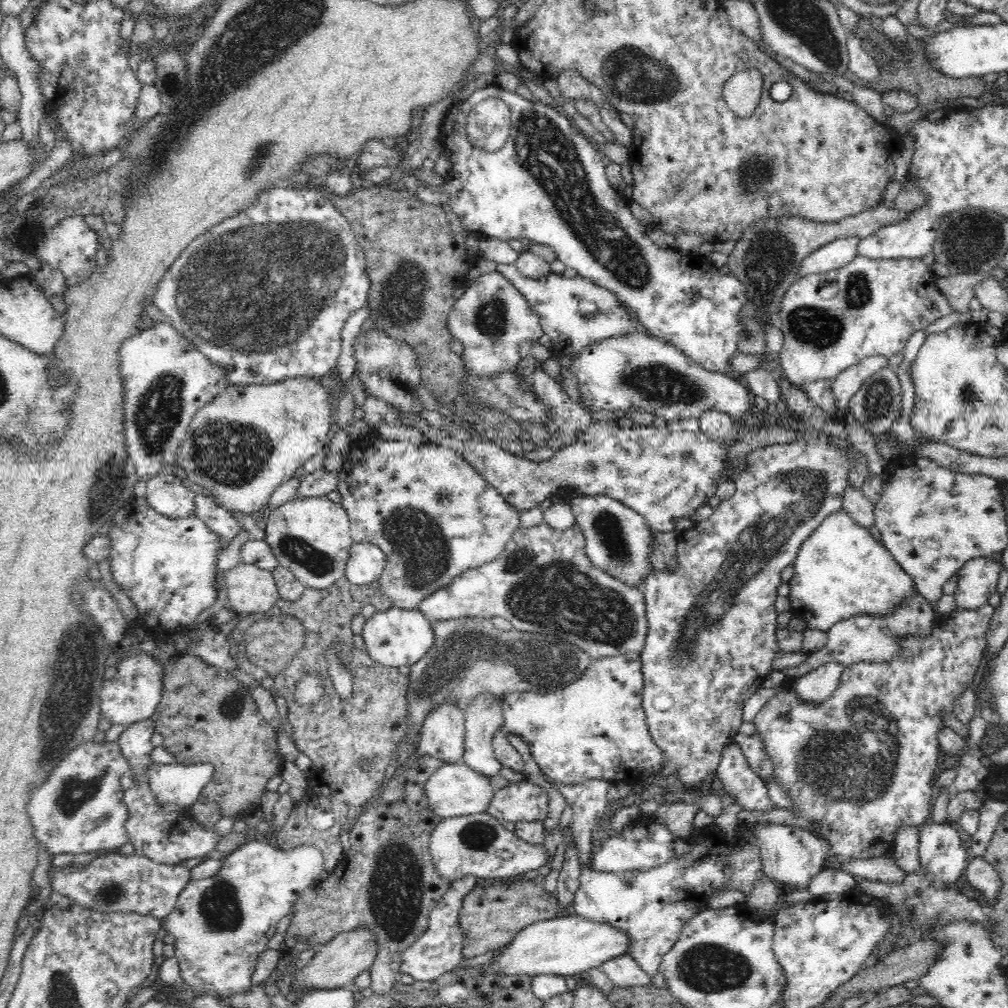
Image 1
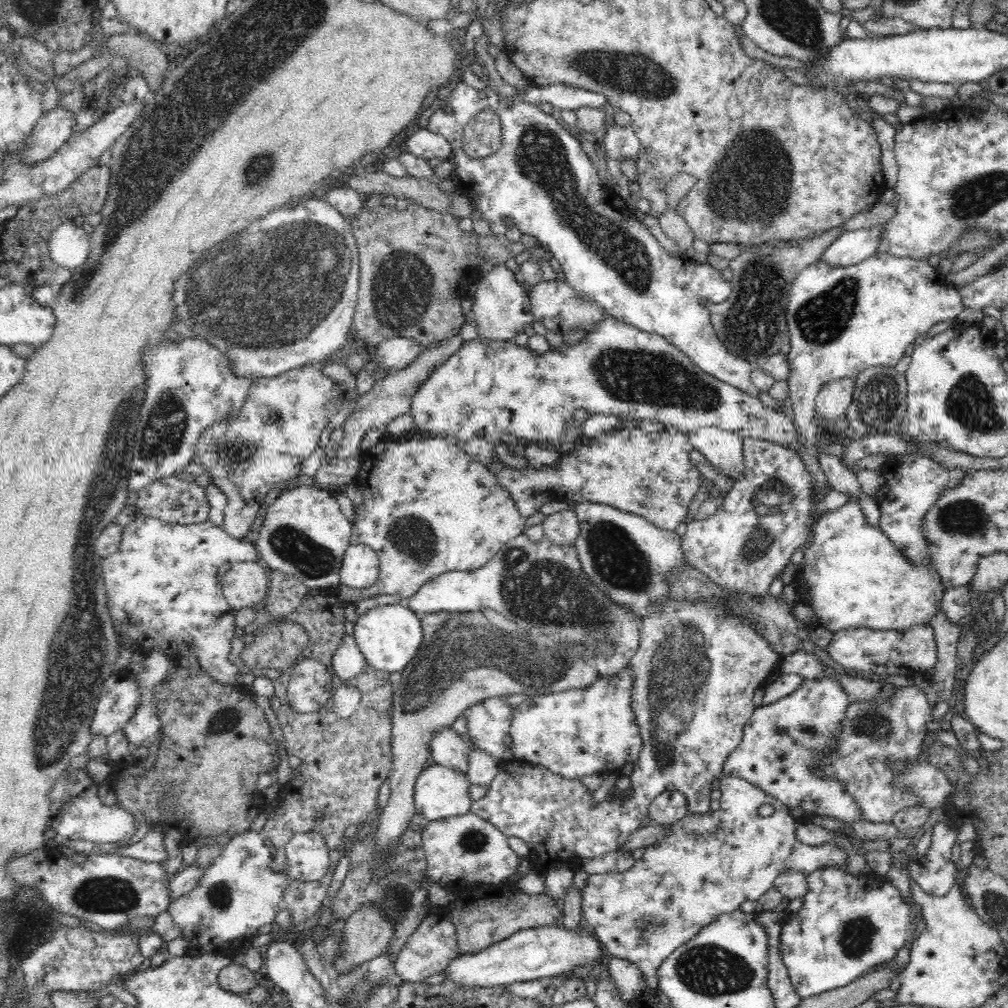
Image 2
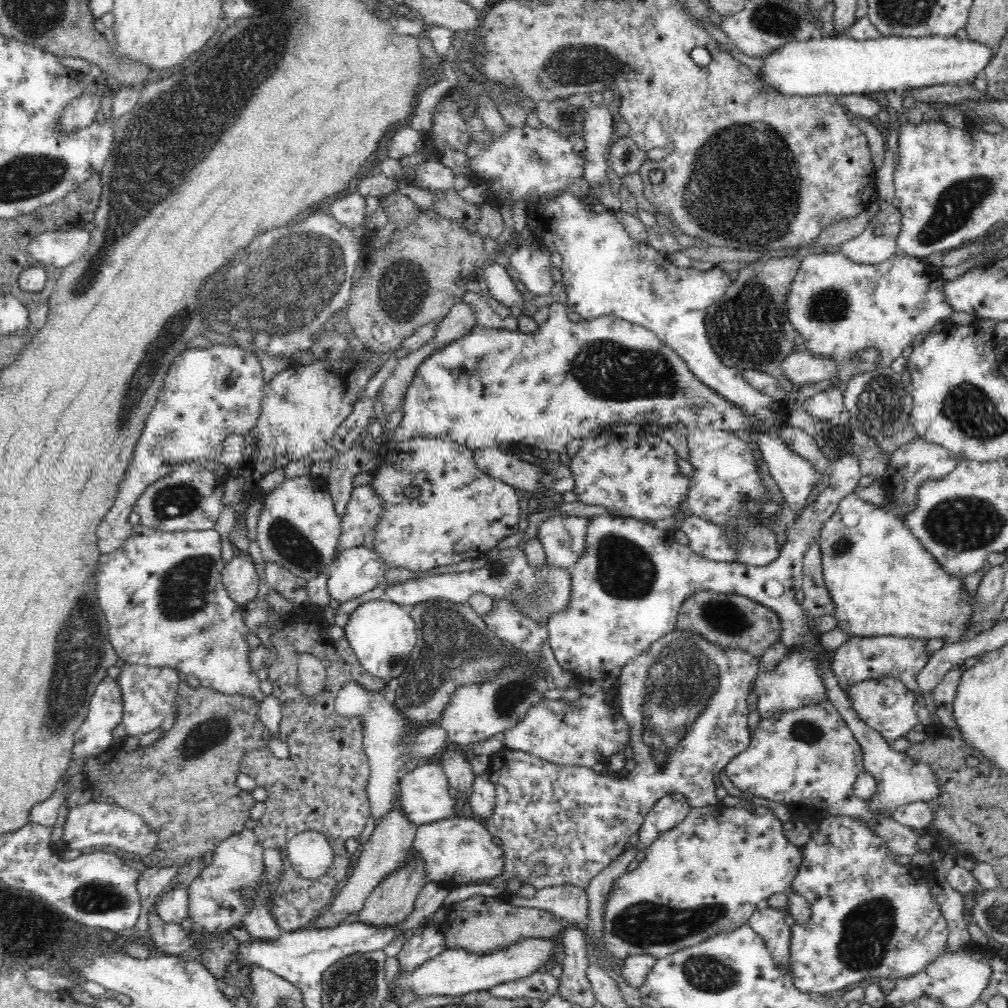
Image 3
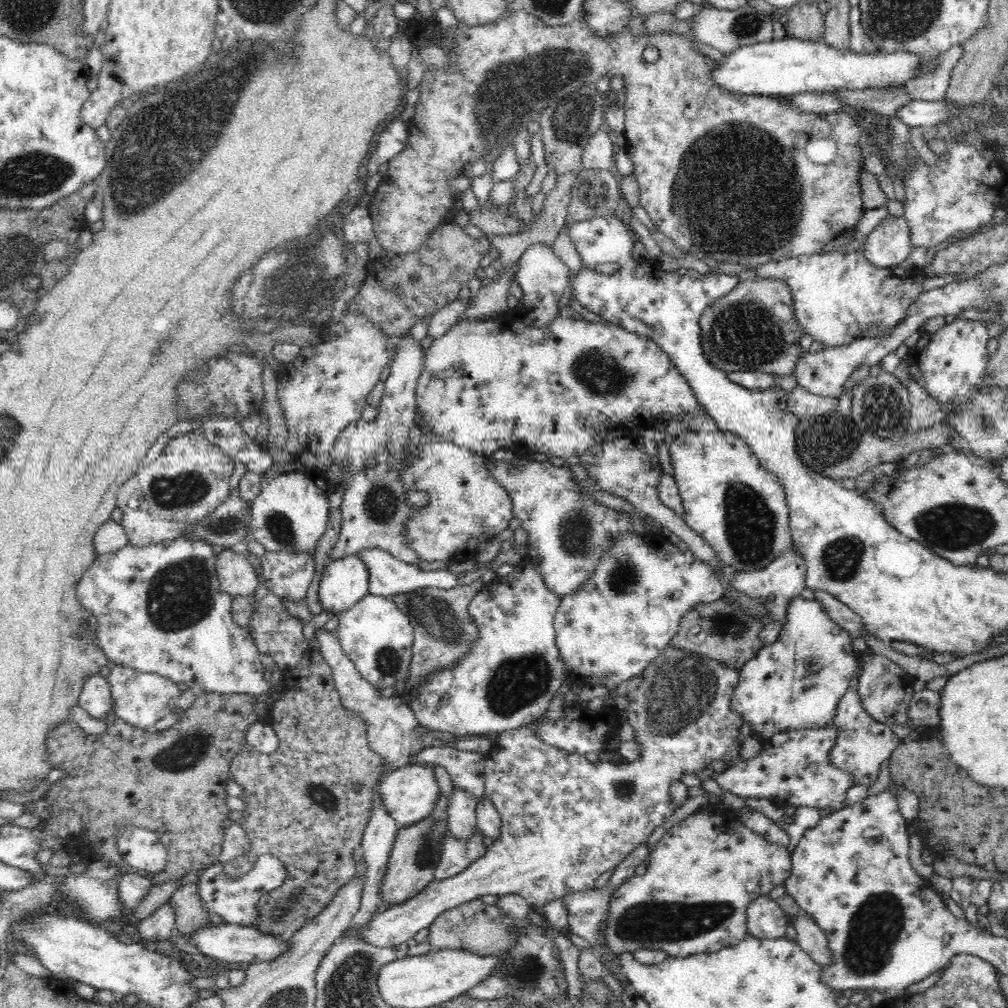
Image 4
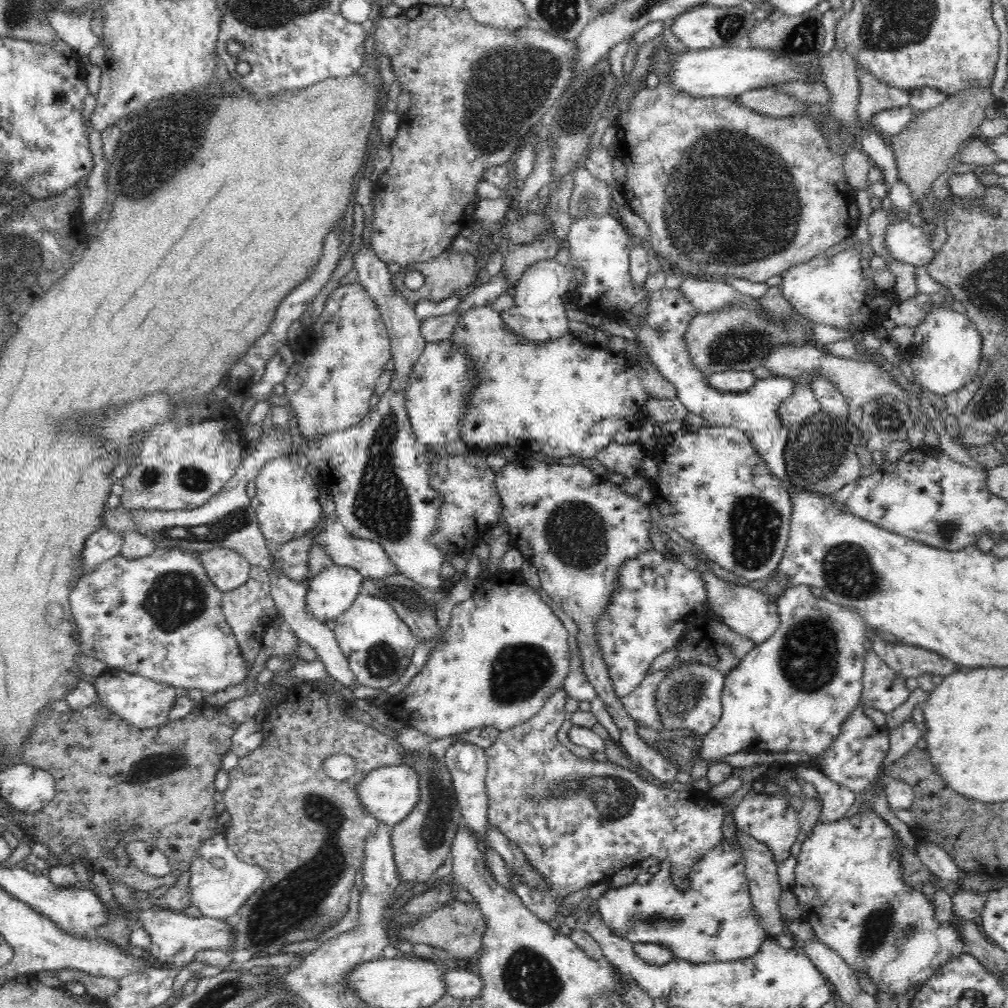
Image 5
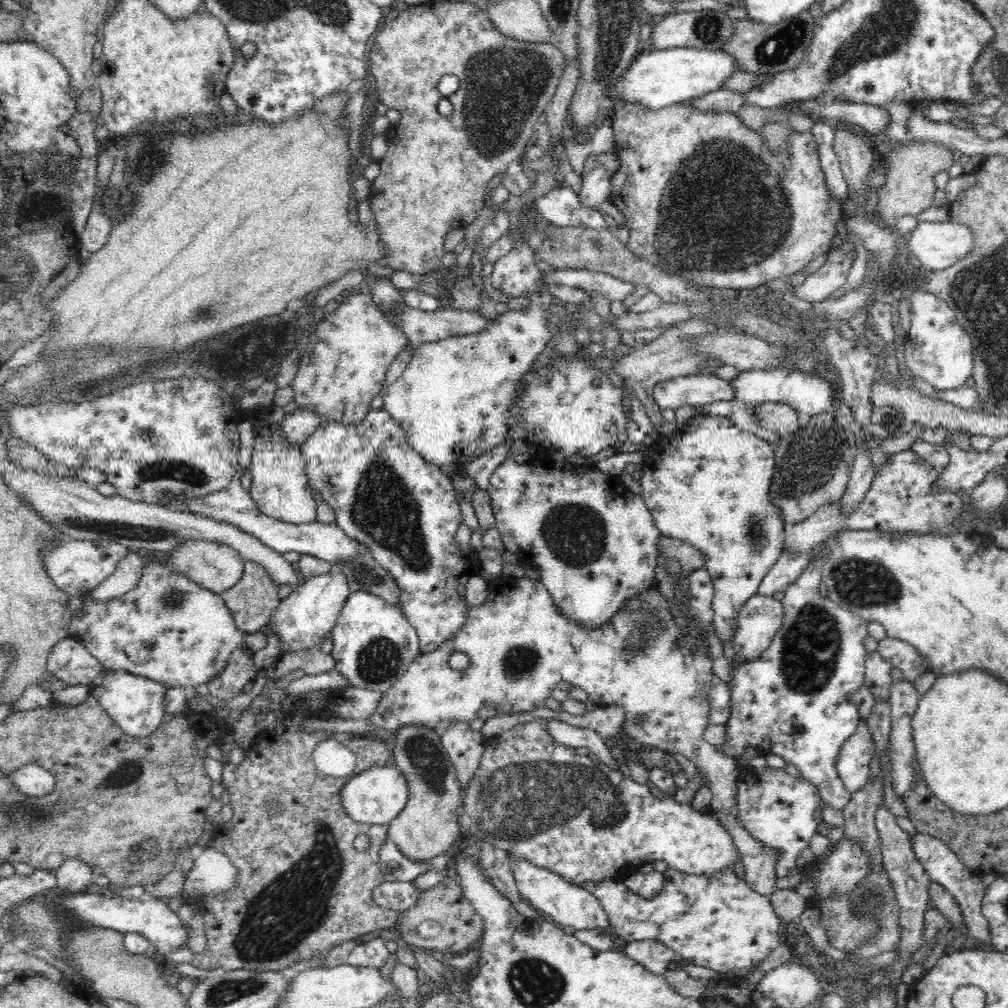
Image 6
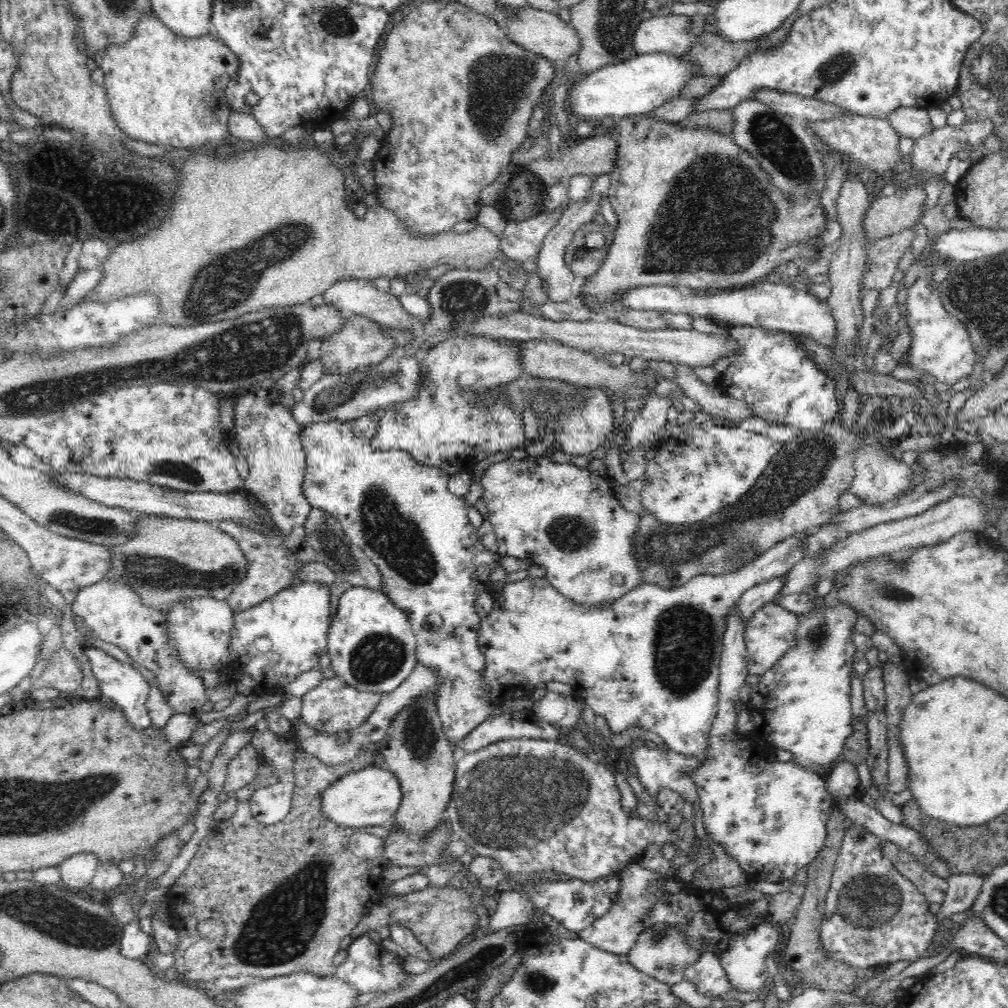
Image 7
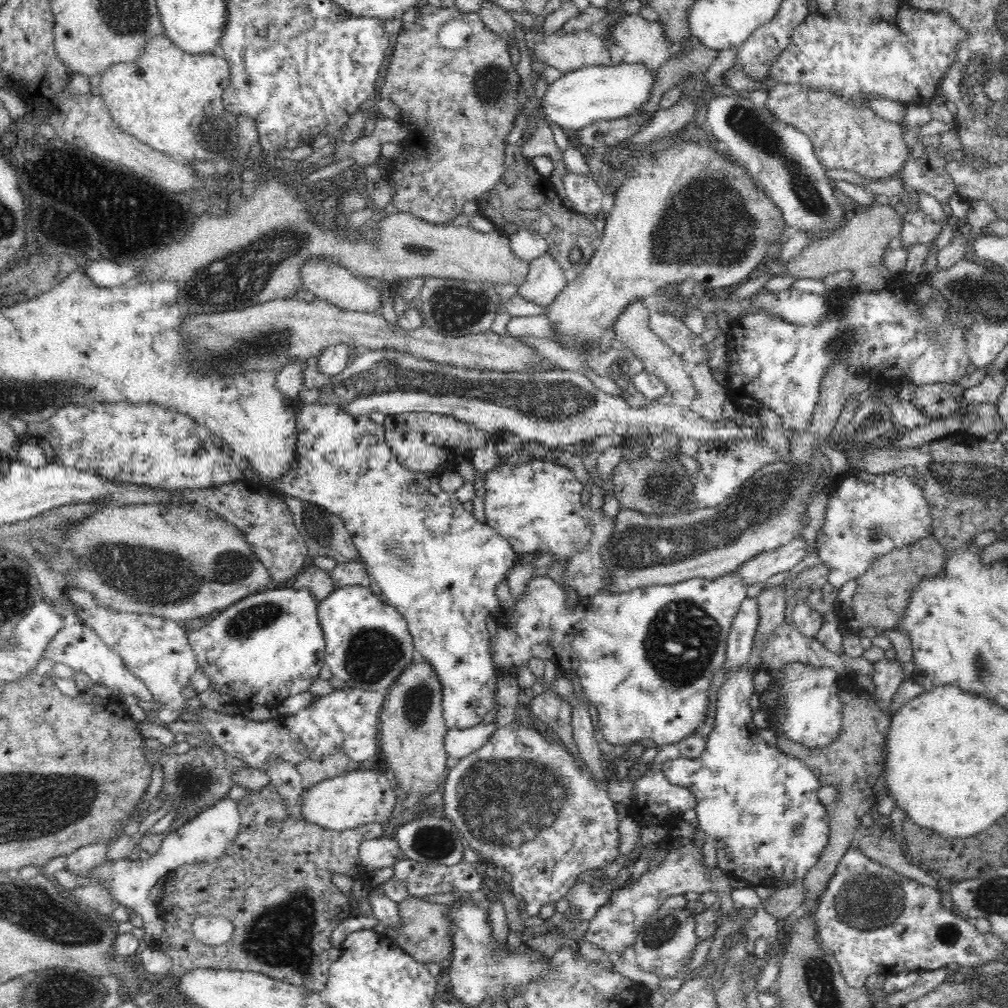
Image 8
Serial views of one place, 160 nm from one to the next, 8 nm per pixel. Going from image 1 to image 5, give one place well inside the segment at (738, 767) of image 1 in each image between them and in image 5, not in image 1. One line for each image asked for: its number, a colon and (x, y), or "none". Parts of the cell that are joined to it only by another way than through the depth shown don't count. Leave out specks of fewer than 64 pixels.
2: (706, 865)
3: (705, 876)
4: (706, 869)
5: (713, 920)

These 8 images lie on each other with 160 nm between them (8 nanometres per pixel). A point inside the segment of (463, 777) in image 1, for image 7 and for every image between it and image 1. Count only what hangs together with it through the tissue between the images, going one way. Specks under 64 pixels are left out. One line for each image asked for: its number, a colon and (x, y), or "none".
2: (440, 792)
3: (425, 798)
4: (408, 794)
5: (389, 793)
6: (375, 796)
7: (370, 797)

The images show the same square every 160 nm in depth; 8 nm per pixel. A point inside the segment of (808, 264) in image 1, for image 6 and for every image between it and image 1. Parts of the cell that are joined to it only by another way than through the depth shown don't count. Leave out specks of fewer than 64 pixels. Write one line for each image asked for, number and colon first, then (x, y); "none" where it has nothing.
2: (856, 246)
3: (876, 243)
4: (889, 245)
5: (909, 244)
6: (937, 245)

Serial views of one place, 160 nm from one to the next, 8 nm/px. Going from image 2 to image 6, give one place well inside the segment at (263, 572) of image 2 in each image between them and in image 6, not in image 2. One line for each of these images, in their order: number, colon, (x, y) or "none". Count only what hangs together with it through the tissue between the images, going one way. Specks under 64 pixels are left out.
3: (239, 576)
4: (237, 576)
5: (227, 569)
6: (217, 567)

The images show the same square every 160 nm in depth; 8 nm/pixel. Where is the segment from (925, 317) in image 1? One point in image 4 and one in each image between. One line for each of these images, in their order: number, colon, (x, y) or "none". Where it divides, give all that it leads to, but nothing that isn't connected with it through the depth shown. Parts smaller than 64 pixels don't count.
2: (841, 320)
3: (839, 307)
4: (838, 298)

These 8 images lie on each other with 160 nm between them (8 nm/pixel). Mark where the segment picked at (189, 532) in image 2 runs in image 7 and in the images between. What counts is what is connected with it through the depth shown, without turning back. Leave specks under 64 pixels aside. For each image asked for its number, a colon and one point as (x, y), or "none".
3: (162, 593)
4: (160, 609)
5: (160, 617)
6: (170, 630)
7: (199, 628)

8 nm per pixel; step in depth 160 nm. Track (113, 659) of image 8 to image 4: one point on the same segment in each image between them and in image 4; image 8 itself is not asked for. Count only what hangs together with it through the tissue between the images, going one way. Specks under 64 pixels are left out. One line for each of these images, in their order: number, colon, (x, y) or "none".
4: (141, 699)
5: (145, 703)
6: (136, 704)
7: (122, 683)

